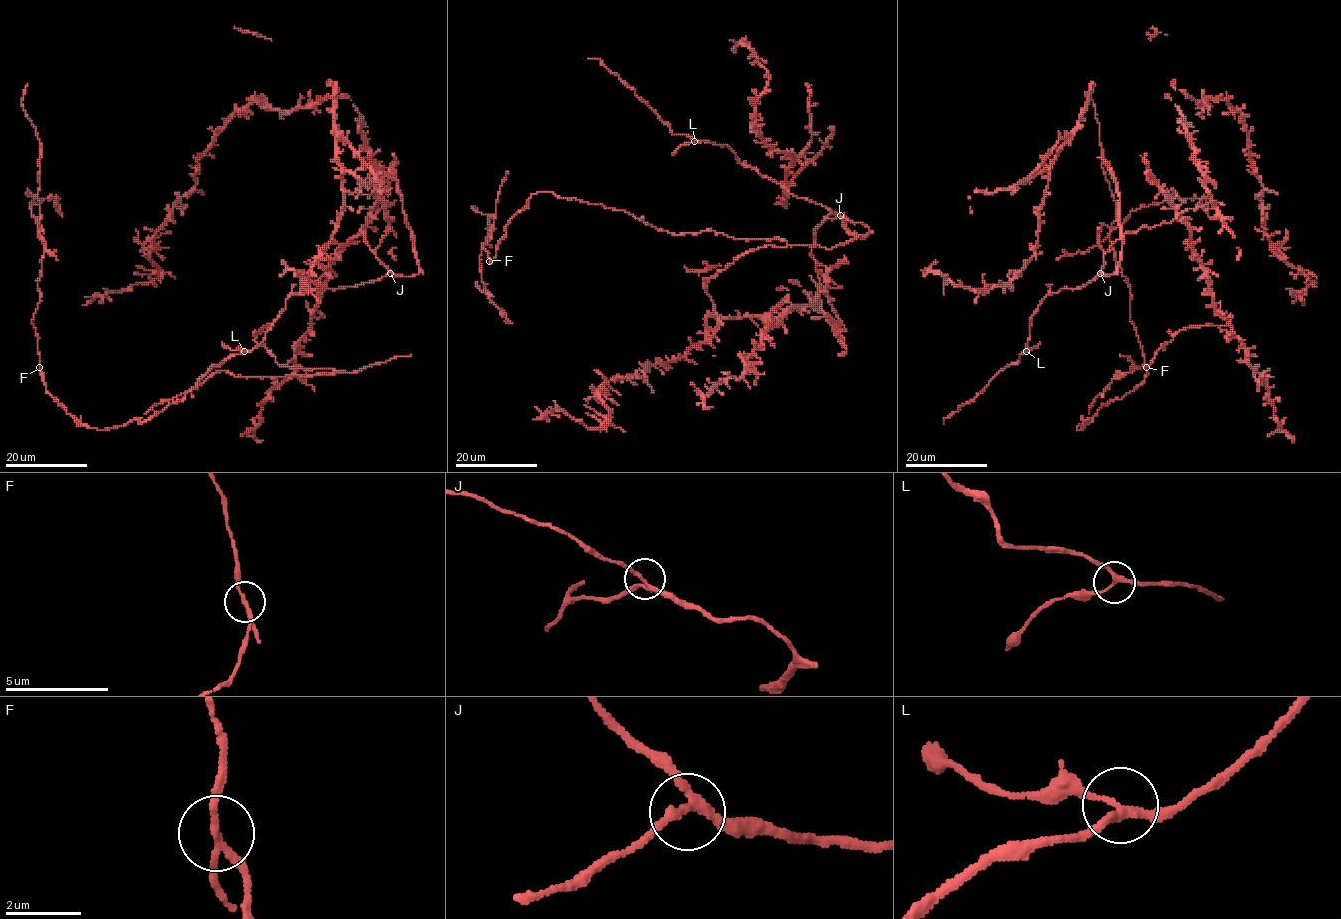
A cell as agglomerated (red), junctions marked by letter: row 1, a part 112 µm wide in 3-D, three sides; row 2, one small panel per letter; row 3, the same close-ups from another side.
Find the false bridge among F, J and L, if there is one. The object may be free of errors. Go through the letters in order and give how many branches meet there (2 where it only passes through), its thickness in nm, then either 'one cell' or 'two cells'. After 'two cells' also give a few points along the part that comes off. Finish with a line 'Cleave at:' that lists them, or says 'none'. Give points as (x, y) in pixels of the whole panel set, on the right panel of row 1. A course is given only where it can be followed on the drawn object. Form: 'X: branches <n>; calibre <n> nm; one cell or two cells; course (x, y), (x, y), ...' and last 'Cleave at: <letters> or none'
F: branches 3; calibre 160 nm; two cells; course (1146, 367), (1129, 314), (1131, 288), (1115, 260), (1110, 238), (1117, 207), (1105, 178), (1092, 90), (1095, 84)
J: branches 3; calibre 190 nm; one cell
L: branches 3; calibre 190 nm; one cell
Cleave at: F

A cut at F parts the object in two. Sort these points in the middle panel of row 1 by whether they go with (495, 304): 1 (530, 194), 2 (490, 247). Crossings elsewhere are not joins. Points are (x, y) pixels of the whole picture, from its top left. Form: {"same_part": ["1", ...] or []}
{"same_part": ["2"]}

